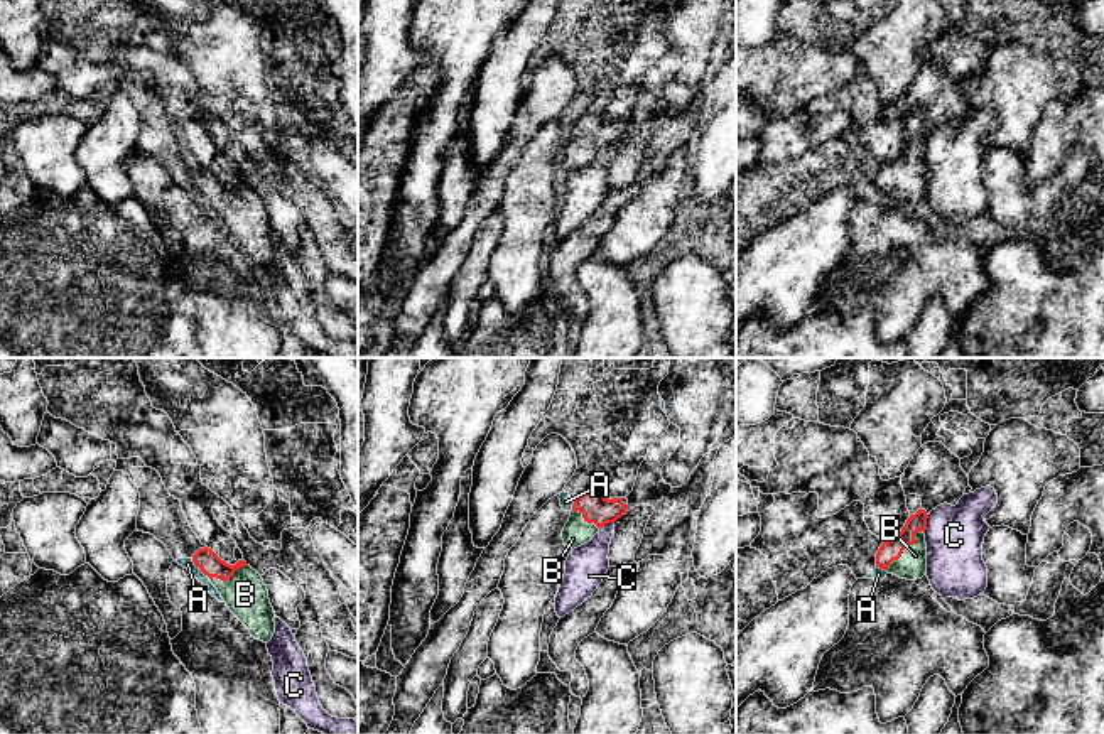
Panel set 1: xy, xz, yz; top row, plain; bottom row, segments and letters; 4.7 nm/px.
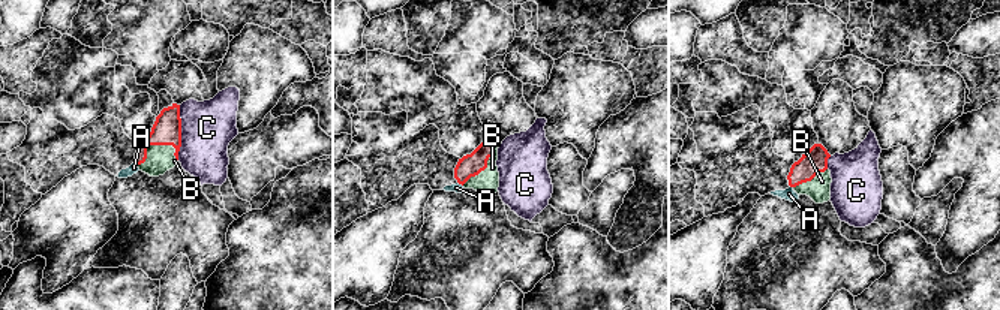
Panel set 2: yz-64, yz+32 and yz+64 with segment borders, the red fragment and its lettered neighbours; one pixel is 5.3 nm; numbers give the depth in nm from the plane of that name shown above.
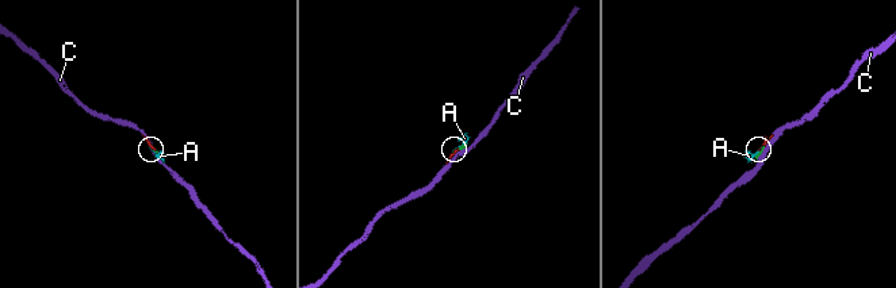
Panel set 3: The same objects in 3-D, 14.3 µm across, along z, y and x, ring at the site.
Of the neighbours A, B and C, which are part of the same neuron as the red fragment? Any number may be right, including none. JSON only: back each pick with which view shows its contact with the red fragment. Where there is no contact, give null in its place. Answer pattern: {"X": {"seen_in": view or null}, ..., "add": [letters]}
{"B": {"seen_in": "yz"}, "add": ["B"]}

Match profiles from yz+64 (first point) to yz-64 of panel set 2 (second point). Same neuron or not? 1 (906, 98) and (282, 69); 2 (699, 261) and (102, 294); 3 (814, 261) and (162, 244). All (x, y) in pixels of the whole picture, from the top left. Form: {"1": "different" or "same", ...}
{"1": "same", "2": "different", "3": "same"}

